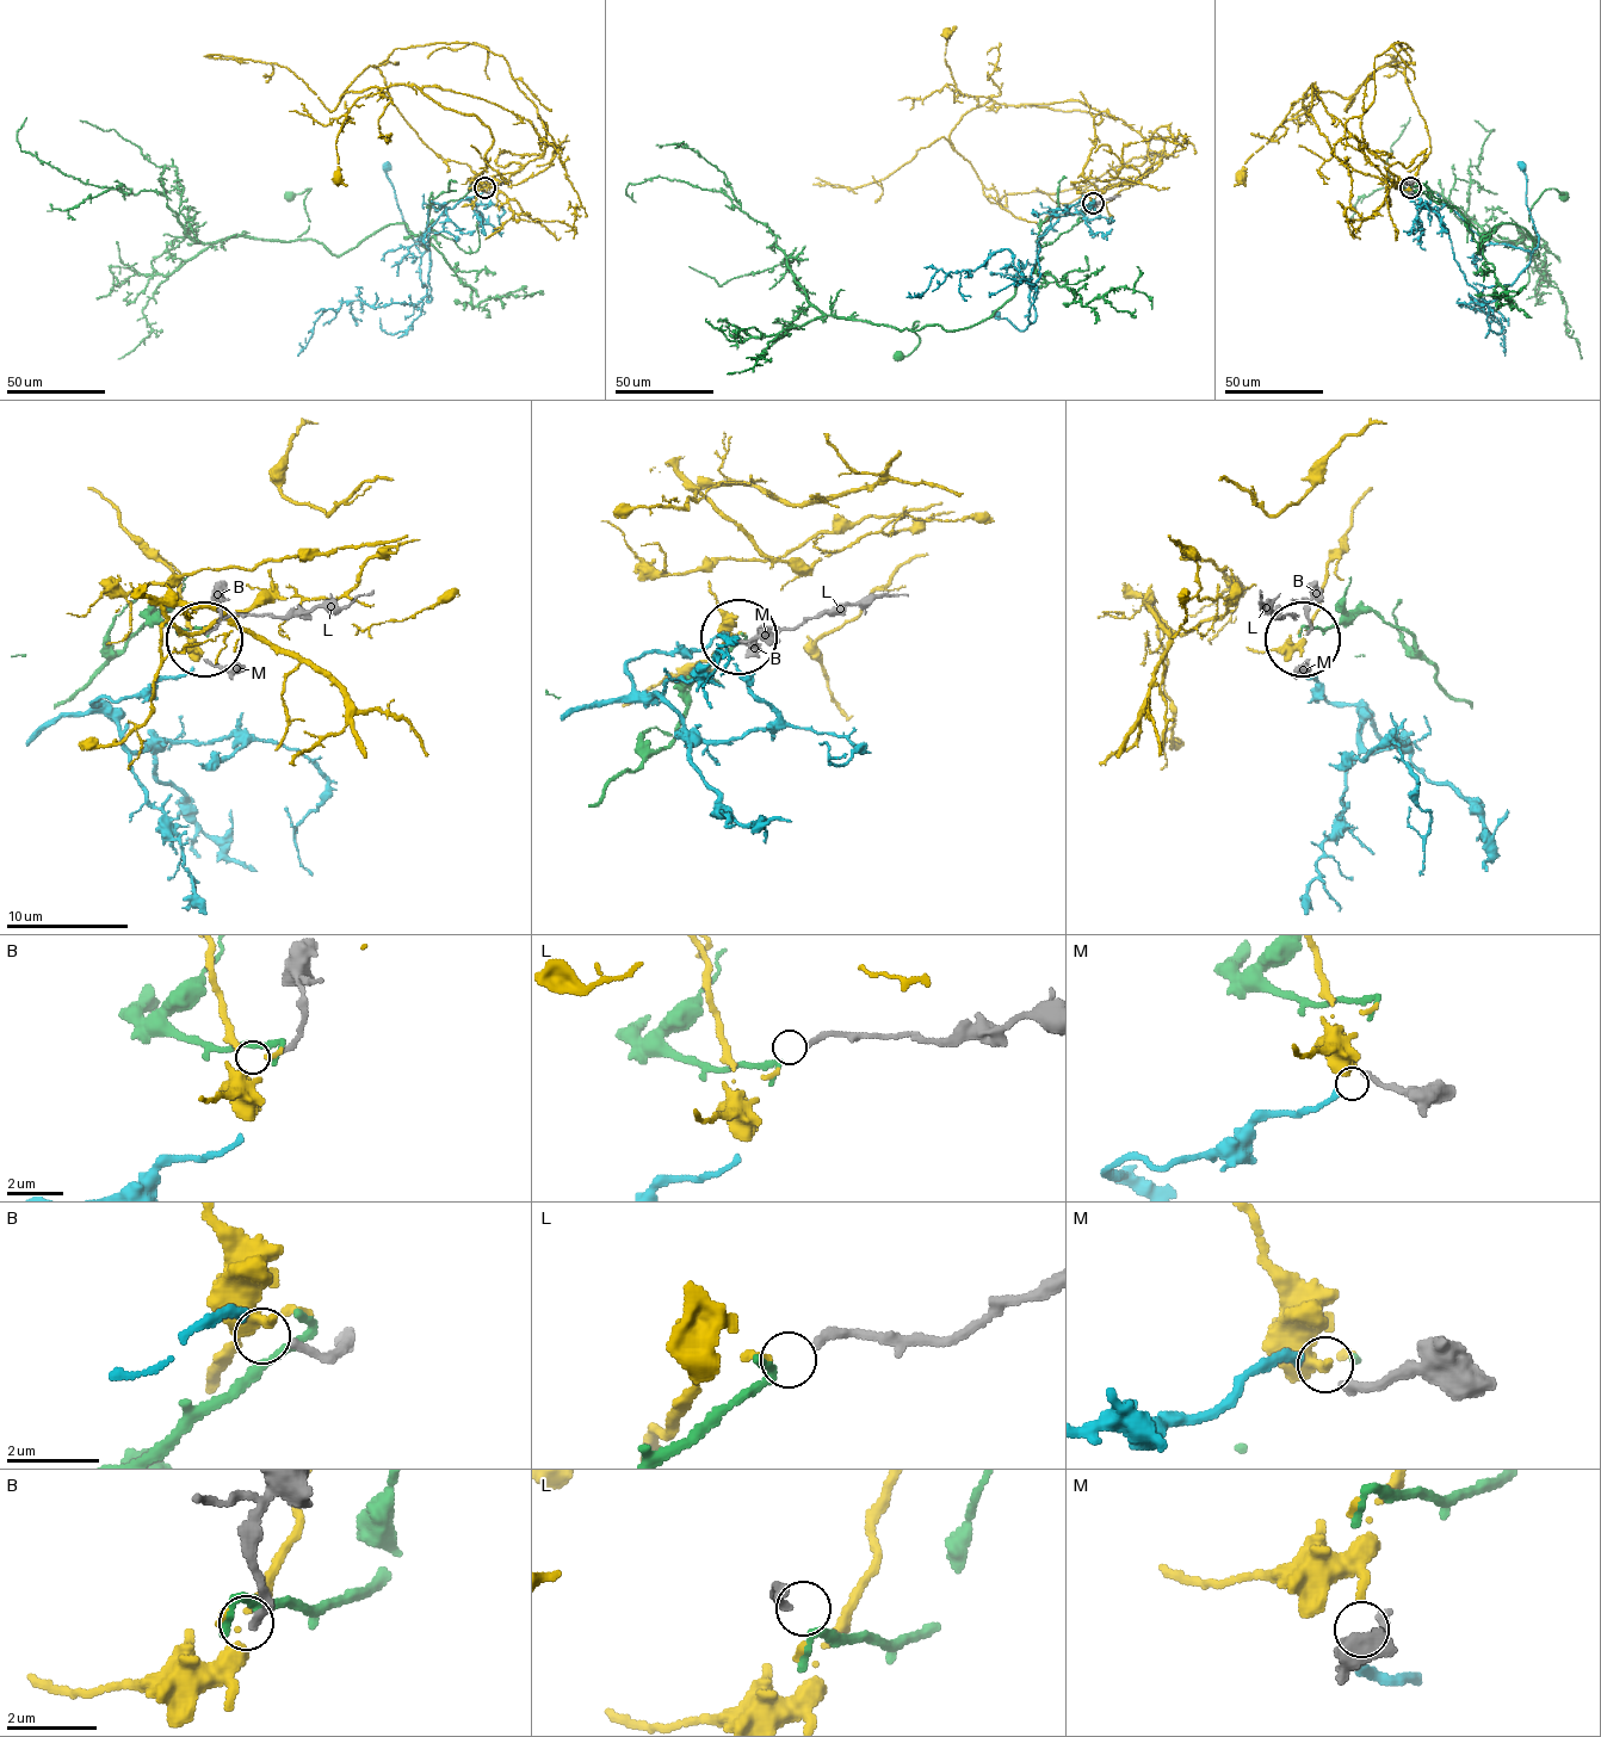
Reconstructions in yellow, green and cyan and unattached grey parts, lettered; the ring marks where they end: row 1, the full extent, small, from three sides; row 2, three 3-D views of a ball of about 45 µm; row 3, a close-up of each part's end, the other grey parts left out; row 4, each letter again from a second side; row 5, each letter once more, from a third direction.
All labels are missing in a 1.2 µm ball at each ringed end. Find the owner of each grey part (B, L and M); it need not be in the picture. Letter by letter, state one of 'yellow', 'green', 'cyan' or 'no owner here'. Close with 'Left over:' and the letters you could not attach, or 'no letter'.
B: no owner here
L: green
M: cyan
Left over: B

